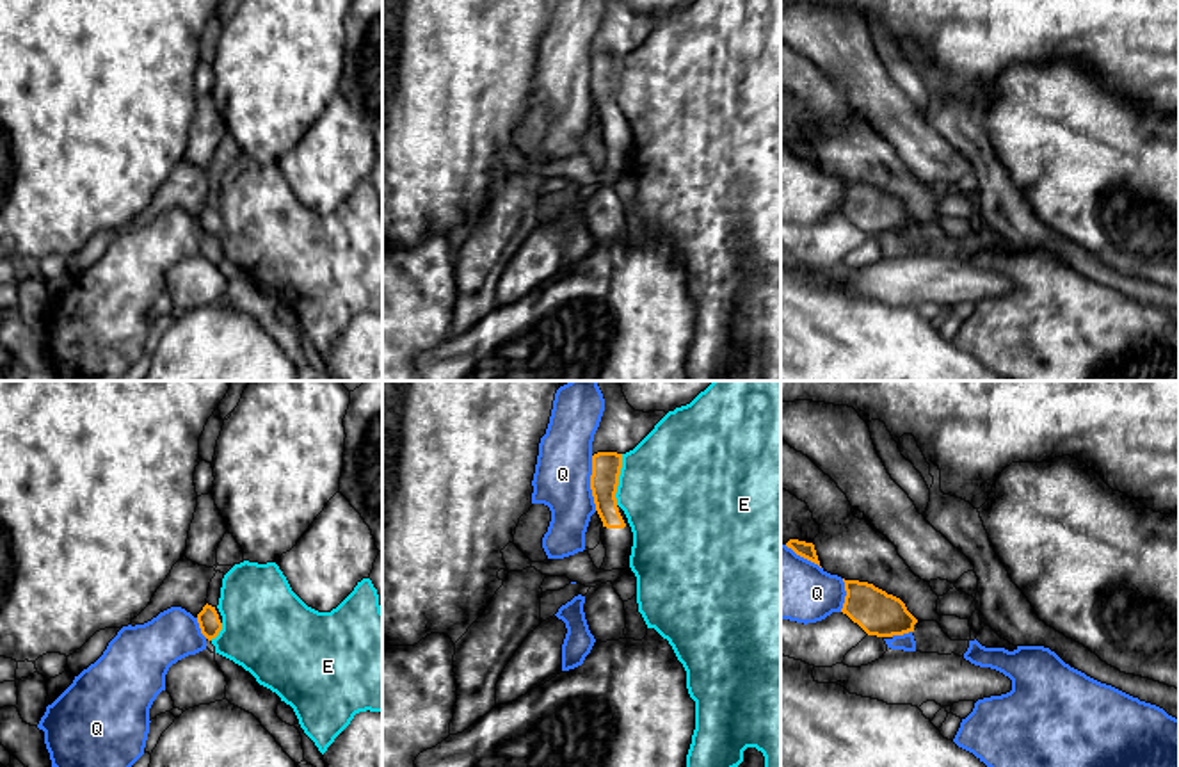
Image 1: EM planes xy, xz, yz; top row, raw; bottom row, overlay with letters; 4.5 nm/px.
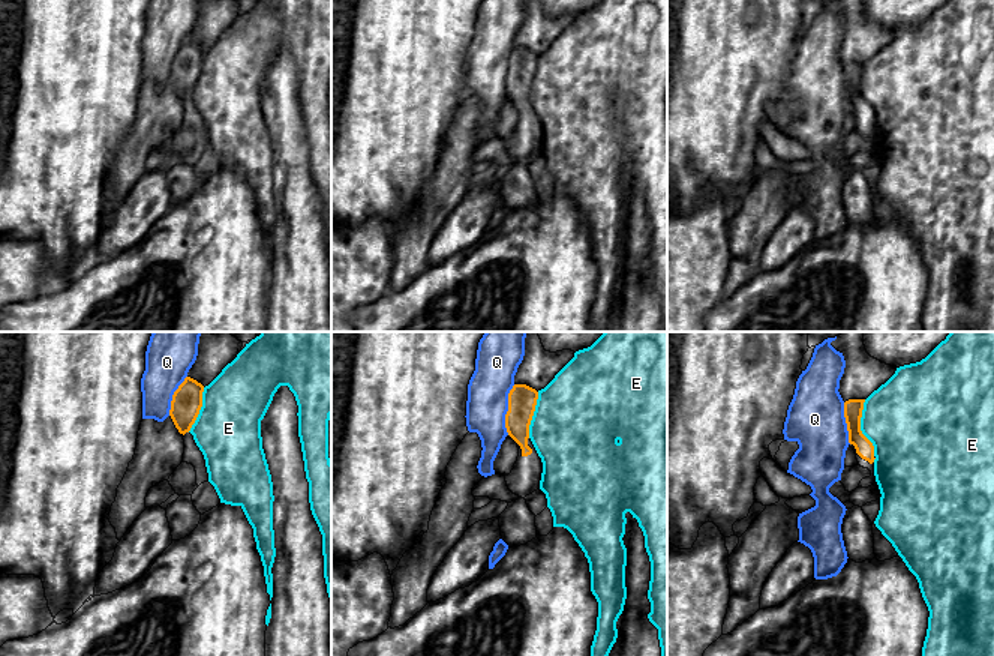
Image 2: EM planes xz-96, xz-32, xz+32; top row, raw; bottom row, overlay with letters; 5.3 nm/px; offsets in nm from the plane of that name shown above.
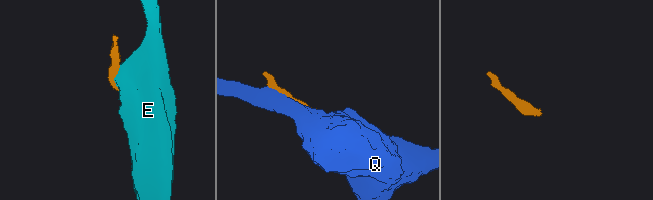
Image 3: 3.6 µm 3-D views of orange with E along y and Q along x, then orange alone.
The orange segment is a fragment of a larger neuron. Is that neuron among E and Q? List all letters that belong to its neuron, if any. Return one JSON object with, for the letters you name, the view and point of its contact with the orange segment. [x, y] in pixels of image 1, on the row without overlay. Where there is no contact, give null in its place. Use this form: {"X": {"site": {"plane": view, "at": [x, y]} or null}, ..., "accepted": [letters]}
{"accepted": []}

